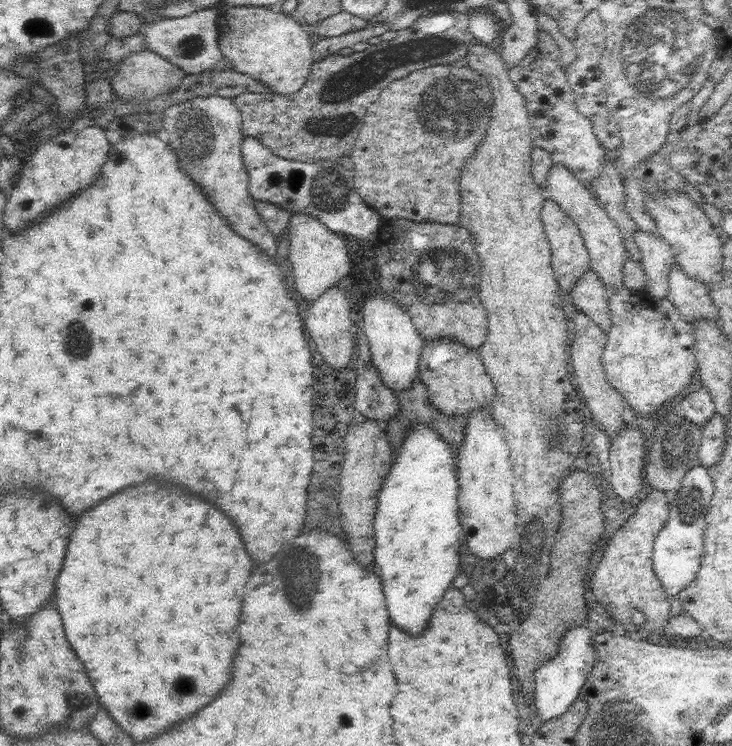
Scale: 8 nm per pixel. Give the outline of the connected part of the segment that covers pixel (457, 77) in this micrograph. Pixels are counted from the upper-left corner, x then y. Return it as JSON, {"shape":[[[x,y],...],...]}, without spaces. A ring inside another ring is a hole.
{"shape":[[[463,63],[427,66],[392,81],[368,107],[350,154],[354,162],[355,191],[385,220],[400,218],[457,224],[461,213],[459,178],[465,162],[475,156],[487,134],[493,111],[492,100],[493,92],[484,77]]]}

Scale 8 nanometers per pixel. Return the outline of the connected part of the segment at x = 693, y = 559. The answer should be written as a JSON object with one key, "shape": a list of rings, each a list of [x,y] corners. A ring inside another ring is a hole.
{"shape":[[[702,464],[691,468],[682,479],[681,489],[676,491],[669,504],[669,519],[653,542],[653,569],[668,597],[679,592],[695,578],[704,554],[705,516],[713,495],[714,485],[708,468]]]}

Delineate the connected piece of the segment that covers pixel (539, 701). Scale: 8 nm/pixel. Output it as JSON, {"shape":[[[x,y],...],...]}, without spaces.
{"shape":[[[586,624],[569,628],[569,631],[565,632],[561,638],[558,654],[535,670],[533,702],[536,706],[537,716],[542,723],[553,718],[560,718],[579,697],[580,687],[587,681],[587,674],[590,674],[597,659],[594,647],[591,645],[597,634],[596,631],[590,630]]]}

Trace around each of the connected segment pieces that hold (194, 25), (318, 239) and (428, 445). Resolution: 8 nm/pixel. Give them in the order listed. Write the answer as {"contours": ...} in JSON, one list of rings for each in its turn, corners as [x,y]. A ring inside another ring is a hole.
{"contours":[[[[212,6],[197,10],[182,18],[146,19],[140,33],[145,34],[144,39],[148,41],[148,46],[152,52],[159,54],[162,58],[167,58],[186,74],[213,70],[216,64],[223,59],[217,40],[217,17],[221,13],[221,8]]],[[[303,212],[291,215],[288,226],[290,234],[289,261],[292,263],[294,281],[303,305],[318,300],[329,288],[346,284],[352,275],[350,254],[346,249],[347,242],[339,233],[332,232],[315,216]]],[[[427,422],[414,424],[405,435],[405,441],[398,450],[395,463],[386,475],[377,496],[377,511],[374,517],[375,550],[374,560],[380,568],[384,586],[386,606],[390,620],[404,632],[418,636],[424,632],[436,604],[442,600],[446,586],[459,574],[462,562],[462,525],[459,519],[457,479],[457,457],[448,442],[429,426]]]]}

